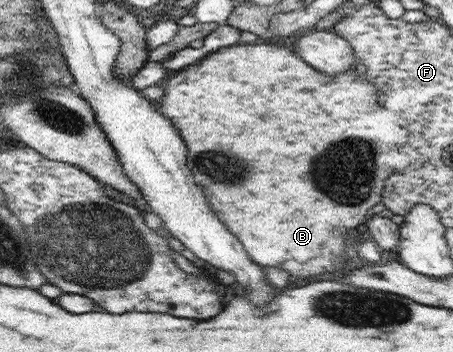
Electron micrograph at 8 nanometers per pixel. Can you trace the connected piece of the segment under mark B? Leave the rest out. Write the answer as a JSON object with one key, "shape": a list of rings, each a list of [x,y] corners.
{"shape":[[[239,42],[238,46],[227,46],[208,53],[206,58],[191,63],[184,72],[172,76],[166,84],[166,96],[158,106],[160,112],[176,124],[182,140],[188,146],[188,168],[194,174],[196,184],[202,188],[212,209],[226,226],[243,244],[252,262],[263,268],[274,266],[288,272],[290,278],[308,278],[326,272],[336,272],[344,268],[346,253],[346,232],[356,228],[367,219],[367,212],[381,202],[386,180],[390,177],[390,168],[386,166],[386,152],[398,138],[400,128],[392,122],[392,116],[378,106],[382,102],[378,88],[368,81],[367,75],[360,76],[356,68],[348,69],[330,78],[328,74],[306,64],[294,49],[274,44],[254,44]]]}

